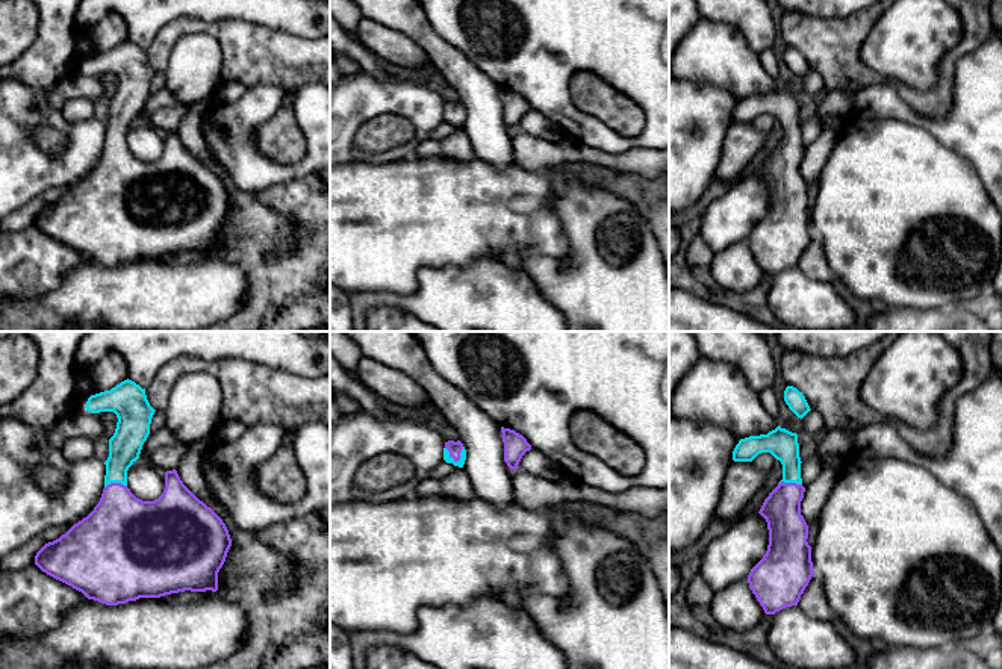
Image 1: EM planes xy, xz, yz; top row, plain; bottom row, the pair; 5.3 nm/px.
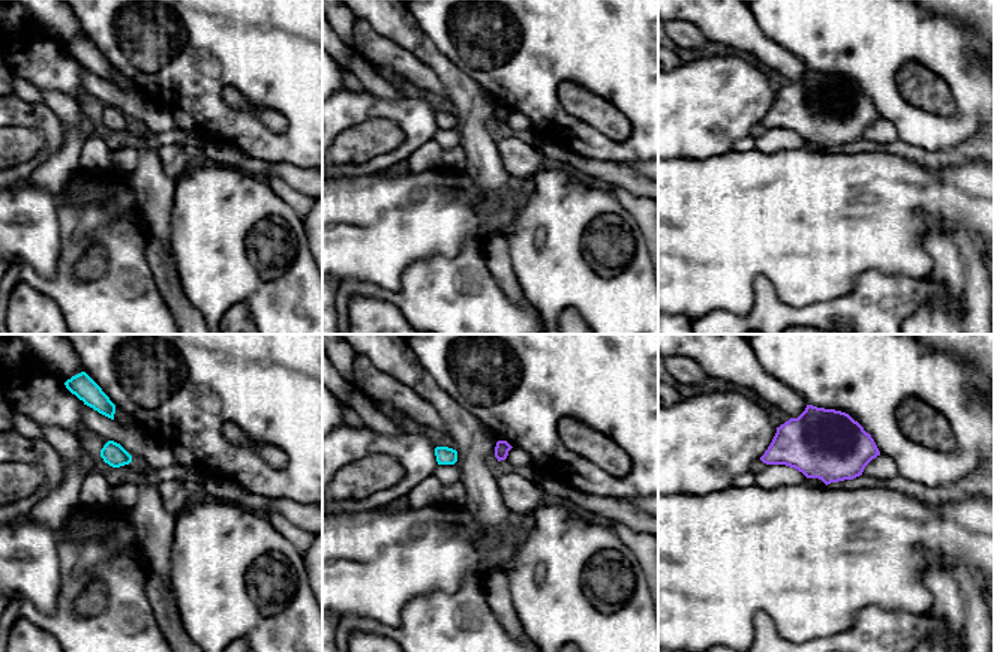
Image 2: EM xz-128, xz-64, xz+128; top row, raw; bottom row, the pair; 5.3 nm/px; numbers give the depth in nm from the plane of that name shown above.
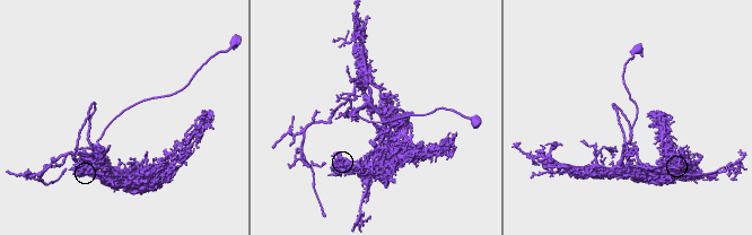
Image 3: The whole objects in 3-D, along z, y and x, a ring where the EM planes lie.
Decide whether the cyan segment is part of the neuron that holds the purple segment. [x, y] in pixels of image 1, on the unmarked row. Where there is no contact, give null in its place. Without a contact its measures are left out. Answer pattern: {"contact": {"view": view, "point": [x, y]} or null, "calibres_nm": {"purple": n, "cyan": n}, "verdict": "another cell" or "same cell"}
{"contact": {"view": "xz", "point": [451, 117]}, "calibres_nm": {"purple": 70, "cyan": 40}, "verdict": "same cell"}

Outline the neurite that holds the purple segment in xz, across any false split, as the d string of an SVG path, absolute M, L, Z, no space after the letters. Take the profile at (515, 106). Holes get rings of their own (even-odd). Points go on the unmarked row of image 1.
M501 88L504 103L504 123L510 130L518 130L522 117L531 110L527 100L515 91Z

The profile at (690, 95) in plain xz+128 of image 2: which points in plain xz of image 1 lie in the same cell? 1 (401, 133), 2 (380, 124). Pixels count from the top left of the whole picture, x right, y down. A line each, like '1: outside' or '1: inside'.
1: outside
2: outside

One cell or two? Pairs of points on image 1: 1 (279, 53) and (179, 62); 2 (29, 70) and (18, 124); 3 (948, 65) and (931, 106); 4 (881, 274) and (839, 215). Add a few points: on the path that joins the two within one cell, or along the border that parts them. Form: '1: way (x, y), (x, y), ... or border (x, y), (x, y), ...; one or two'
1: border (197, 32), (217, 40), (223, 80); two
2: border (15, 77), (47, 91); two
3: way (946, 76), (940, 96); one
4: way (881, 259), (854, 230); one

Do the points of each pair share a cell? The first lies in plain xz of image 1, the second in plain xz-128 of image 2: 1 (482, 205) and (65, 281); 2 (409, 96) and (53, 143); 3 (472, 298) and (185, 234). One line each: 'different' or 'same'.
1: different
2: same
3: different

